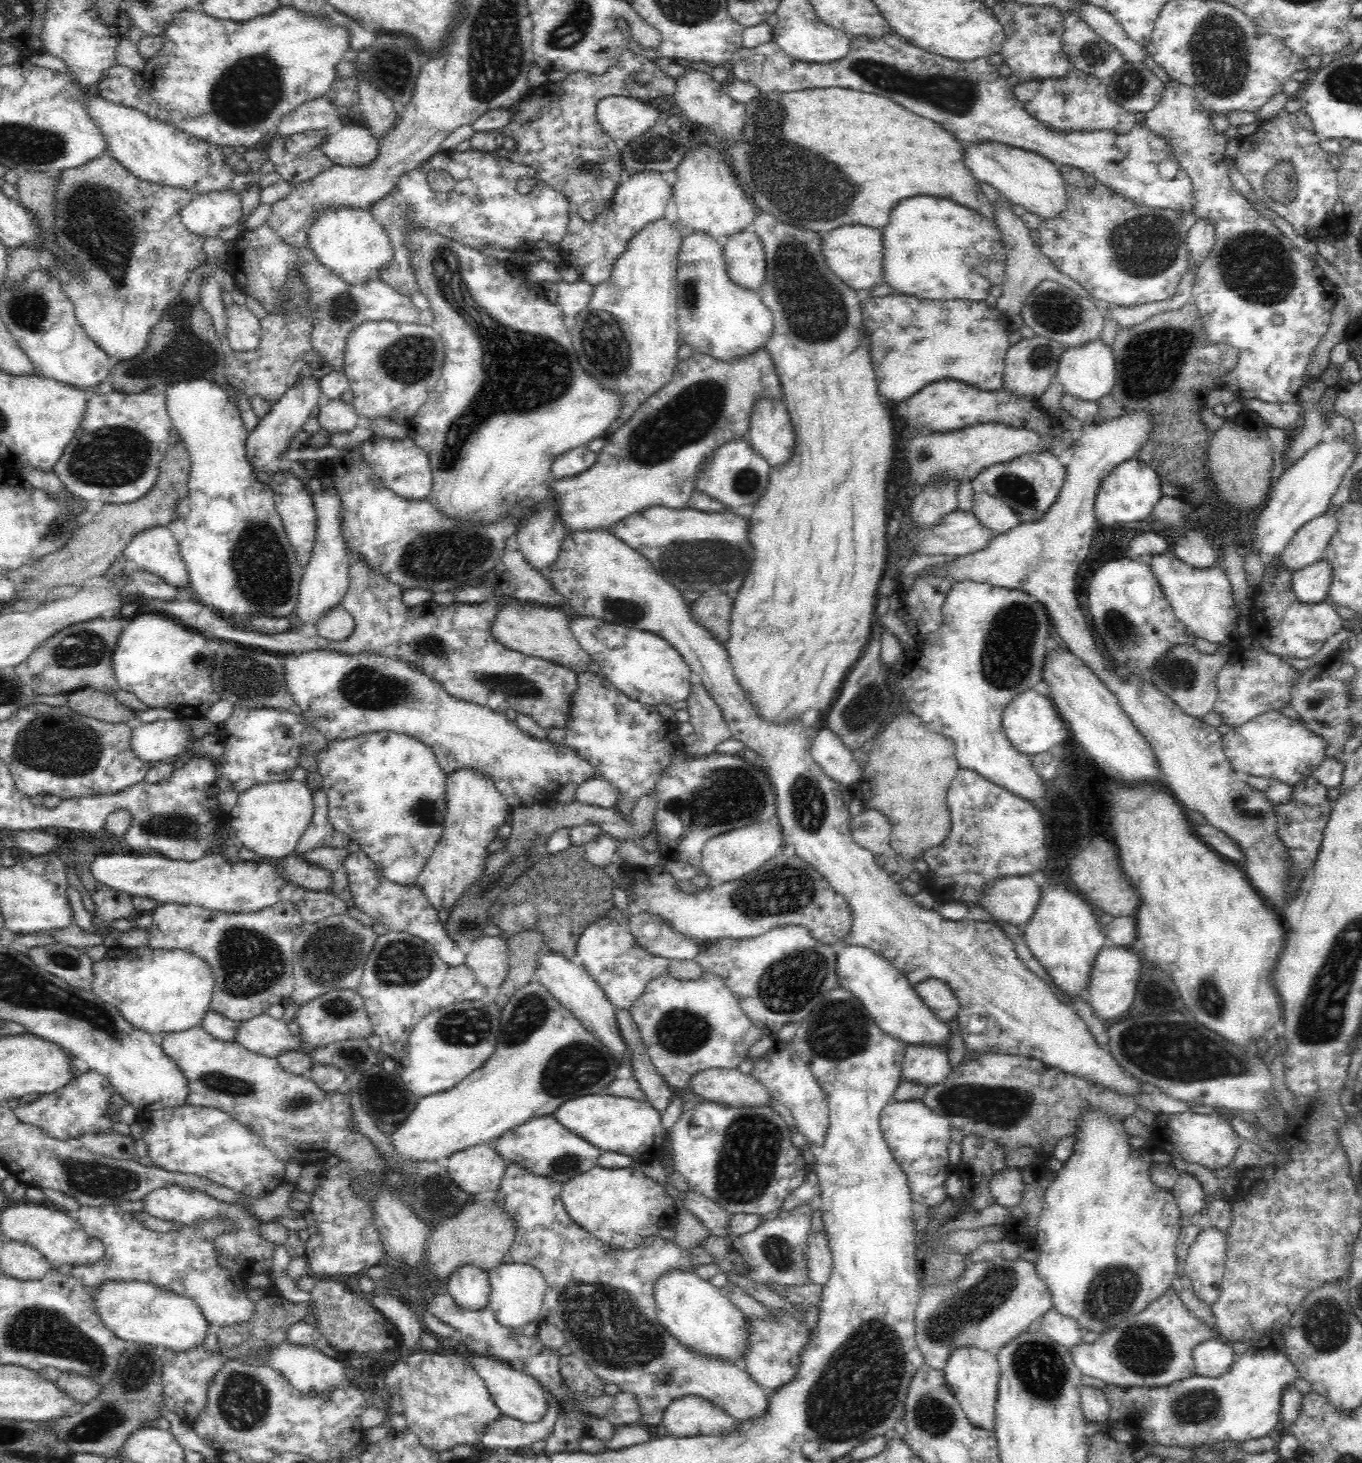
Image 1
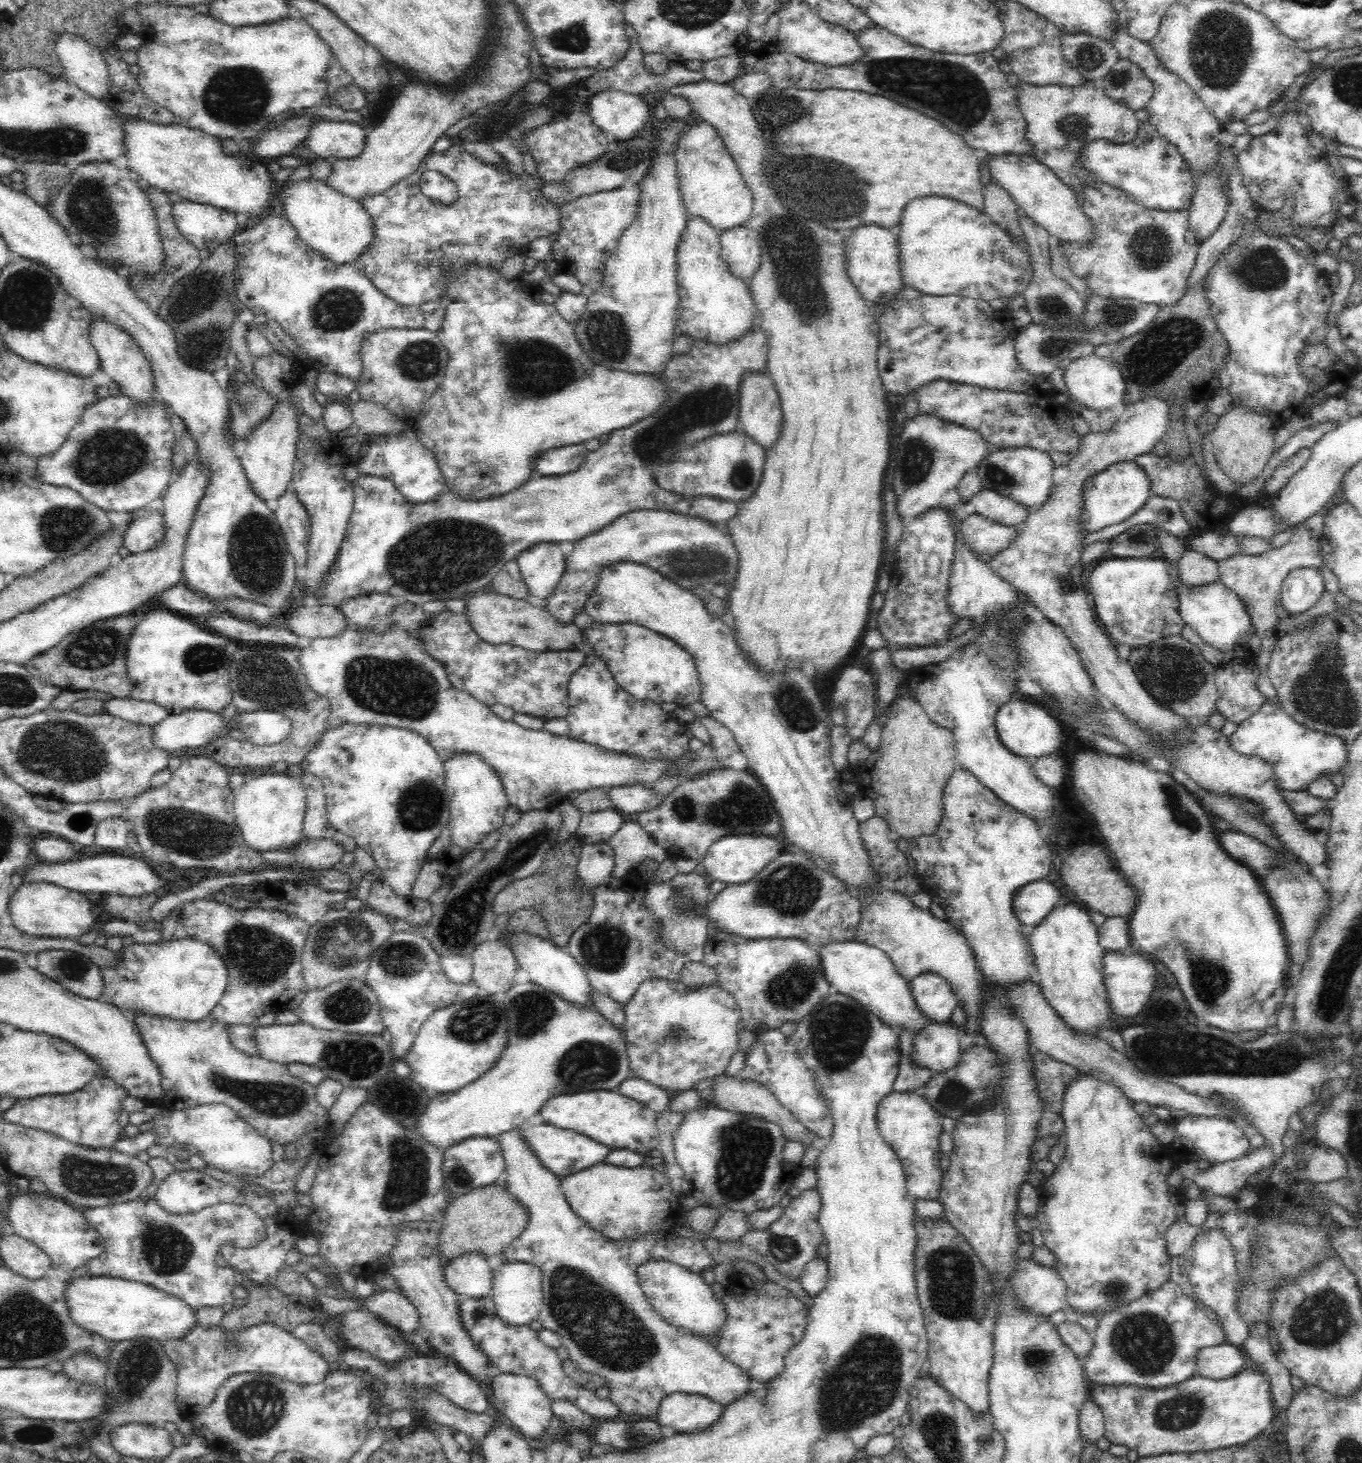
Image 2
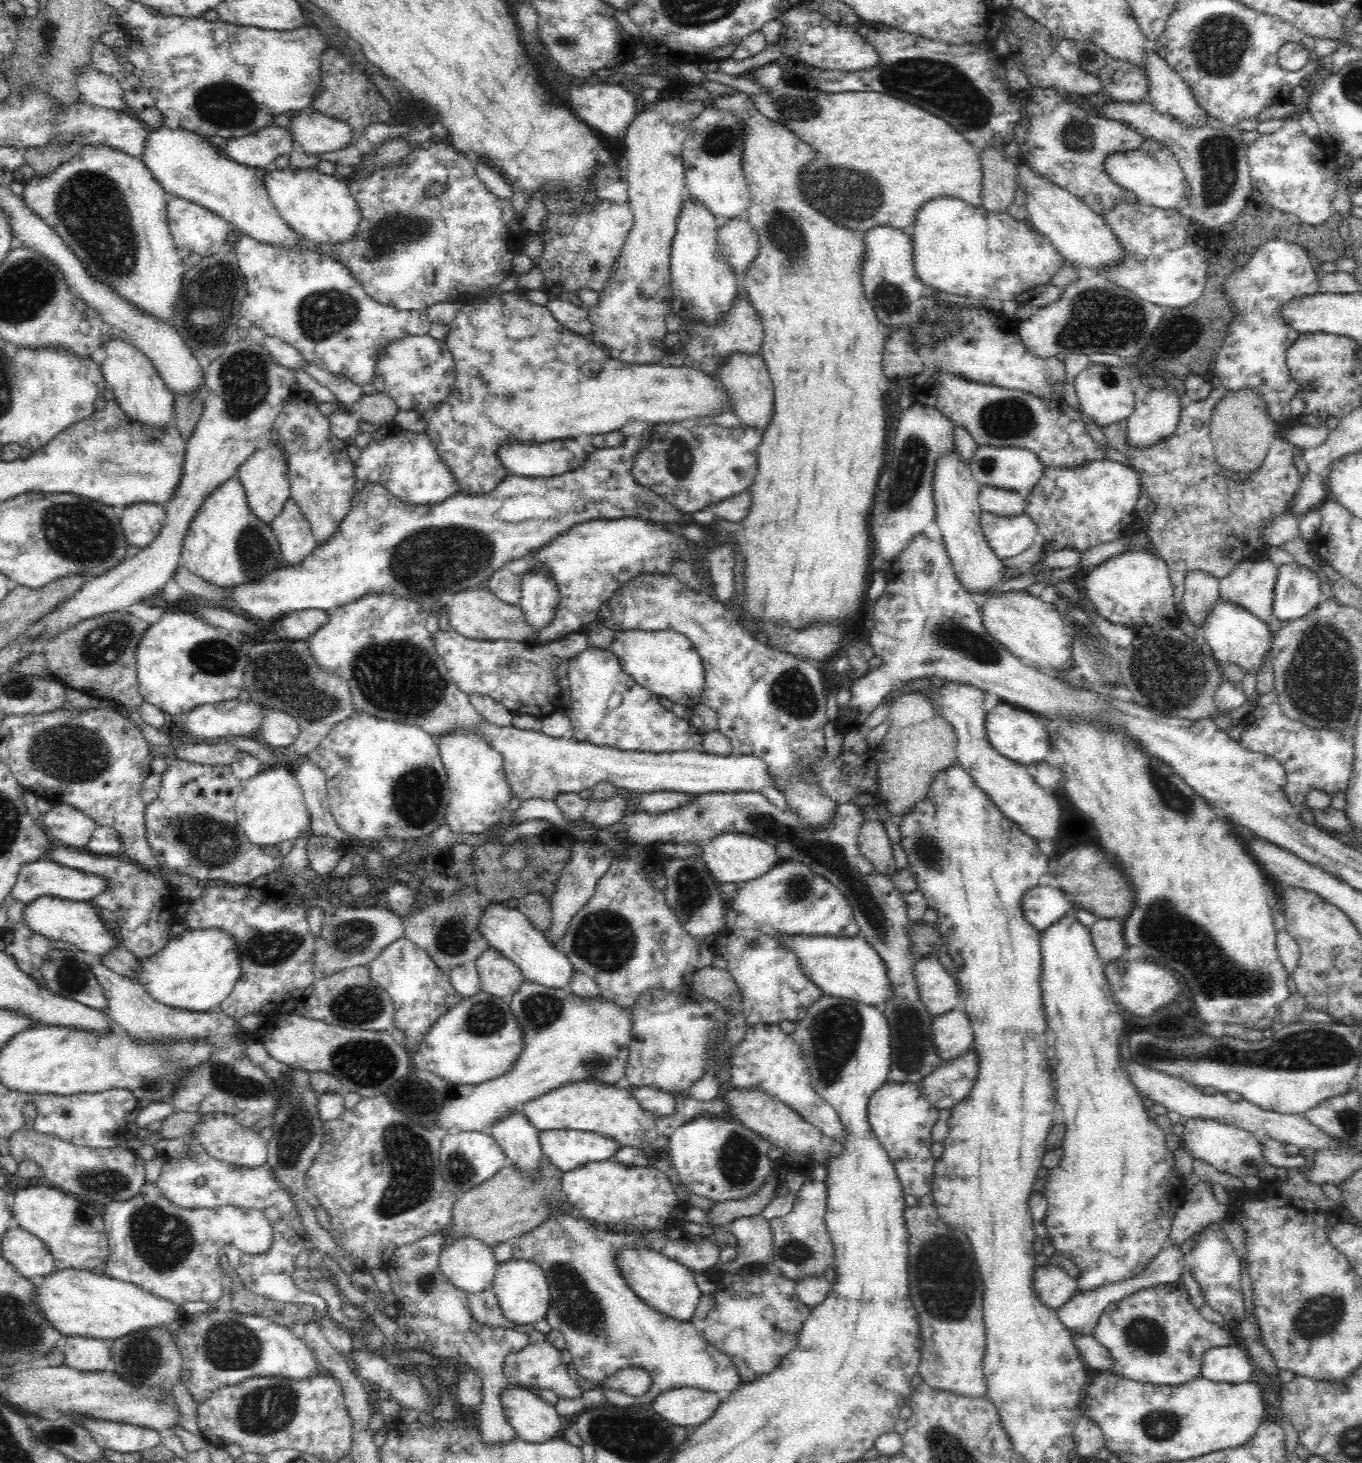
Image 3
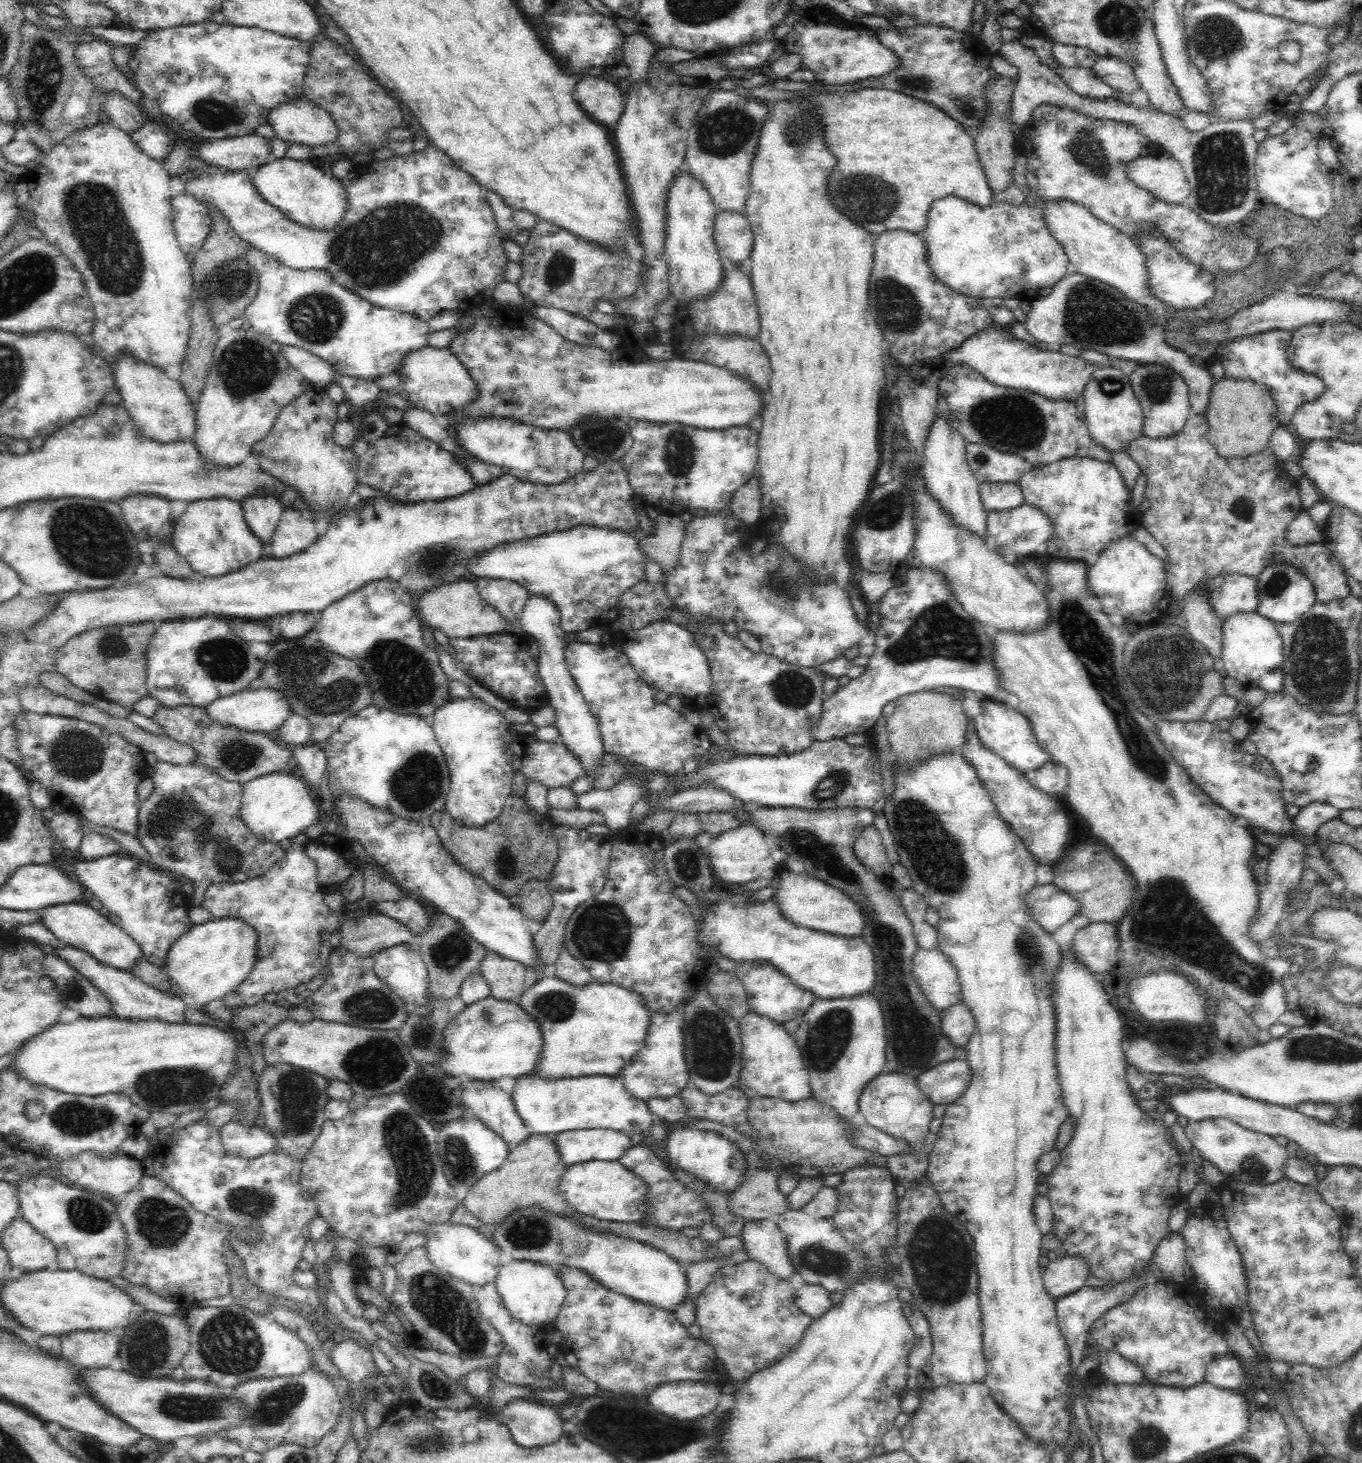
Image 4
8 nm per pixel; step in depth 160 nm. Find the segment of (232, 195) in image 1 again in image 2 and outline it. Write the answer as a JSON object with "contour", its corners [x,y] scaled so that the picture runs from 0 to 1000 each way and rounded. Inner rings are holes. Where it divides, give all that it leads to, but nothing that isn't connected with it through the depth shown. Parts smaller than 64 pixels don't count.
{"contour":[[[145,138],[127,139],[131,157],[145,170],[158,170],[173,160],[173,145]]]}

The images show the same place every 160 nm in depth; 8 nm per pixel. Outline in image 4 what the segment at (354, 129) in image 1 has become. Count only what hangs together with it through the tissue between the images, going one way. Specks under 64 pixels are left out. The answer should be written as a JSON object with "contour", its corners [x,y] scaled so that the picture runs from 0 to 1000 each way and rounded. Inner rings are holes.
{"contour":[[[225,65],[220,68],[209,70],[198,77],[197,83],[203,90],[202,94],[207,94],[211,98],[225,98],[229,101],[245,97],[248,94],[249,89],[243,78],[229,70]]]}

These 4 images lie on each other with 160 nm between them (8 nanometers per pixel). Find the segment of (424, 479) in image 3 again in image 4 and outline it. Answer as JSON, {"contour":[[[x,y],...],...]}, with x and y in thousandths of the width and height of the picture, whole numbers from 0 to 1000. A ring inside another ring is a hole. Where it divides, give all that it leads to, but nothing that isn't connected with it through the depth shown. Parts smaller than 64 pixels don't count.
{"contour":[[[297,290],[286,293],[283,298],[271,303],[270,308],[263,312],[262,329],[264,331],[270,331],[295,344],[323,343],[338,339],[349,333],[347,326],[339,318],[335,316],[333,310],[327,308],[317,301],[309,299],[304,296],[304,294]]]}

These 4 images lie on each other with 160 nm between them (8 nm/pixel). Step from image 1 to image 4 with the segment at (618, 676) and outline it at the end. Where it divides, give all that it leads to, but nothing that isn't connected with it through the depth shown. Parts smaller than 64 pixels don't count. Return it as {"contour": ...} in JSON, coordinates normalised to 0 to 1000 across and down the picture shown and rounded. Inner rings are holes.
{"contour":[[[485,424],[477,427],[468,431],[463,431],[461,435],[454,437],[457,446],[460,448],[463,455],[482,472],[486,472],[489,474],[499,476],[504,480],[510,480],[512,476],[517,476],[521,472],[522,462],[520,450],[512,442],[512,436],[501,429],[493,424]]]}

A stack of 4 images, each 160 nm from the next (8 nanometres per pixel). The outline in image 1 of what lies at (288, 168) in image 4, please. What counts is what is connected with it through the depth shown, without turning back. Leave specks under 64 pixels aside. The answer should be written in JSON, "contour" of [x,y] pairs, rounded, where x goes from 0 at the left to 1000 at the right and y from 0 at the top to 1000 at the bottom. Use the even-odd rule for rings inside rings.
{"contour":[[[256,141],[241,143],[234,146],[231,154],[227,157],[227,169],[231,172],[232,177],[235,180],[256,195],[264,195],[273,192],[272,190],[275,187],[278,190],[278,186],[288,179],[289,174],[285,158],[275,149],[275,147],[269,144]]]}

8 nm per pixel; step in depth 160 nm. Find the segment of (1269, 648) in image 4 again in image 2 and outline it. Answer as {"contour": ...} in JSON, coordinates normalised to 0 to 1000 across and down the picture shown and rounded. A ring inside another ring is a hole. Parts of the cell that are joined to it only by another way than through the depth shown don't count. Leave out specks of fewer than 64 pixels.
{"contour":[[[867,395],[866,396],[866,399],[865,401],[863,401],[863,403],[866,421],[870,427],[881,434],[885,444],[891,442],[896,444],[897,447],[907,443],[916,444],[919,435],[919,421],[916,420],[909,407],[896,398],[896,396],[885,400],[872,400]]]}

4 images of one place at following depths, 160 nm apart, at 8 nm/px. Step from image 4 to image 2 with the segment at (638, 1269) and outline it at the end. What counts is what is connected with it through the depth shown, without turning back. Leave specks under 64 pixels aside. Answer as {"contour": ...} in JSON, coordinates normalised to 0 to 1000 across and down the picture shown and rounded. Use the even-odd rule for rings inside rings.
{"contour":[[[486,861],[473,864],[468,871],[476,891],[490,905],[518,915],[523,919],[527,917],[529,910],[535,904],[535,895],[530,889],[526,889],[523,879],[517,876],[512,870]]]}

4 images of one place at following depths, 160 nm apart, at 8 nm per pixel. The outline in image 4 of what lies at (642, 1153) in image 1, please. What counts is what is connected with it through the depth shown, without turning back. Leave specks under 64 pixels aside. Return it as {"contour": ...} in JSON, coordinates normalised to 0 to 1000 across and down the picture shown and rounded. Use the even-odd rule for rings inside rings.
{"contour":[[[391,734],[378,740],[377,756],[392,776],[407,776],[418,772],[453,772],[463,777],[465,783],[473,783],[478,776],[480,763],[474,752],[464,749],[455,735],[432,735],[399,739]]]}

